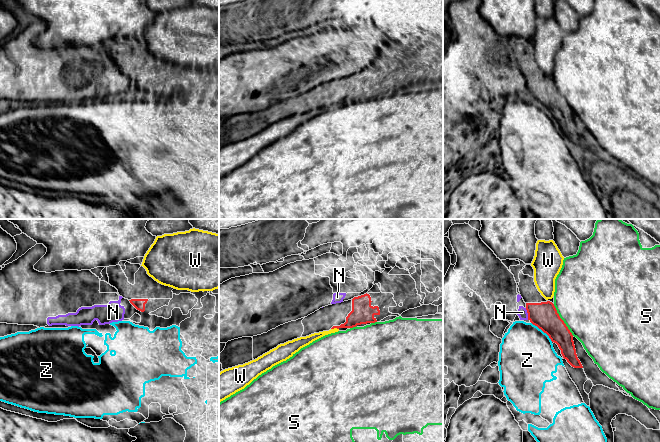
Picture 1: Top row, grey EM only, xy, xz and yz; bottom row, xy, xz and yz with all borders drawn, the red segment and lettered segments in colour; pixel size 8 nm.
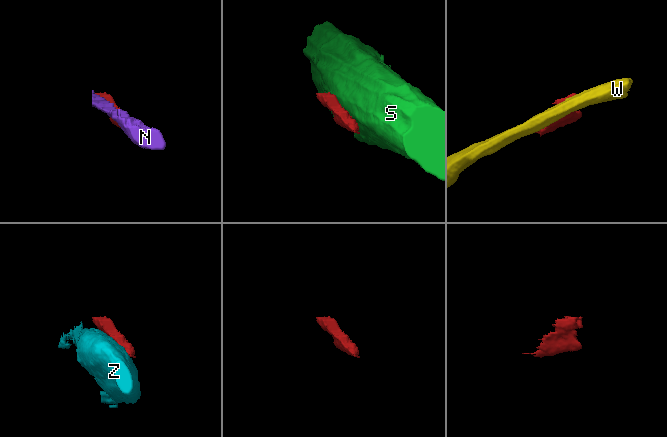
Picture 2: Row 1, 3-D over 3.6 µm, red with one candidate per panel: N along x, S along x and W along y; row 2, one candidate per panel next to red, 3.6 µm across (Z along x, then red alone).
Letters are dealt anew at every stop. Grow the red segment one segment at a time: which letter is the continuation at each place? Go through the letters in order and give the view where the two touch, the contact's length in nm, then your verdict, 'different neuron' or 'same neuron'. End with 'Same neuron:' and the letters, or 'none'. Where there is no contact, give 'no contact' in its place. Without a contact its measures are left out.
N: meets red in yz; contact 100 nm long; different neuron
S: meets red in yz; contact 300 nm long; different neuron
W: meets red in xz; contact 60 nm long; different neuron
Z: meets red in yz; contact 240 nm long; different neuron
Same neuron: none

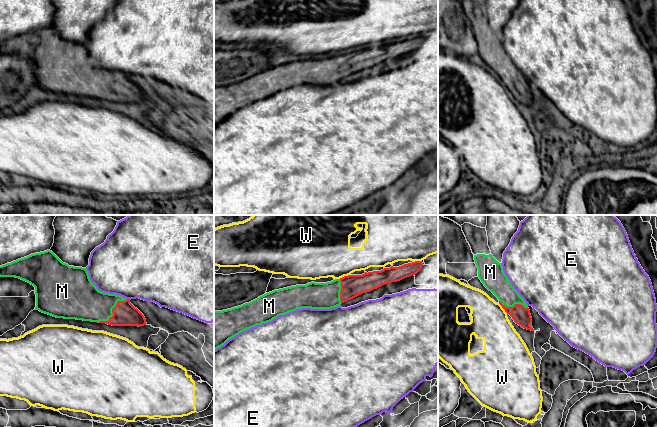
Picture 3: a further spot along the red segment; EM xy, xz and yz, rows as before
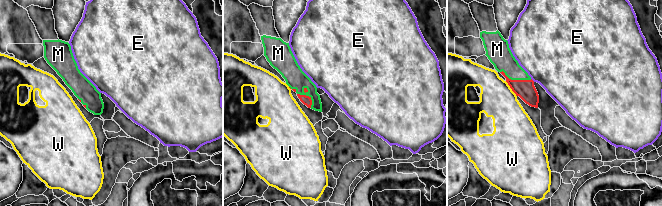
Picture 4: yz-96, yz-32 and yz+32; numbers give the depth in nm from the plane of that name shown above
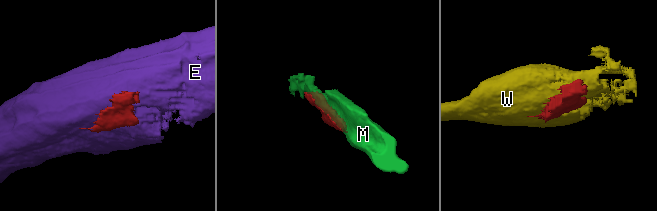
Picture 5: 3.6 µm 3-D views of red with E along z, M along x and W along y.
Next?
E: meets red in xy; contact 30 nm long; different neuron
M: meets red in xy; contact 300 nm long; same neuron
W: meets red in yz; contact 120 nm long; different neuron
Same neuron: M

